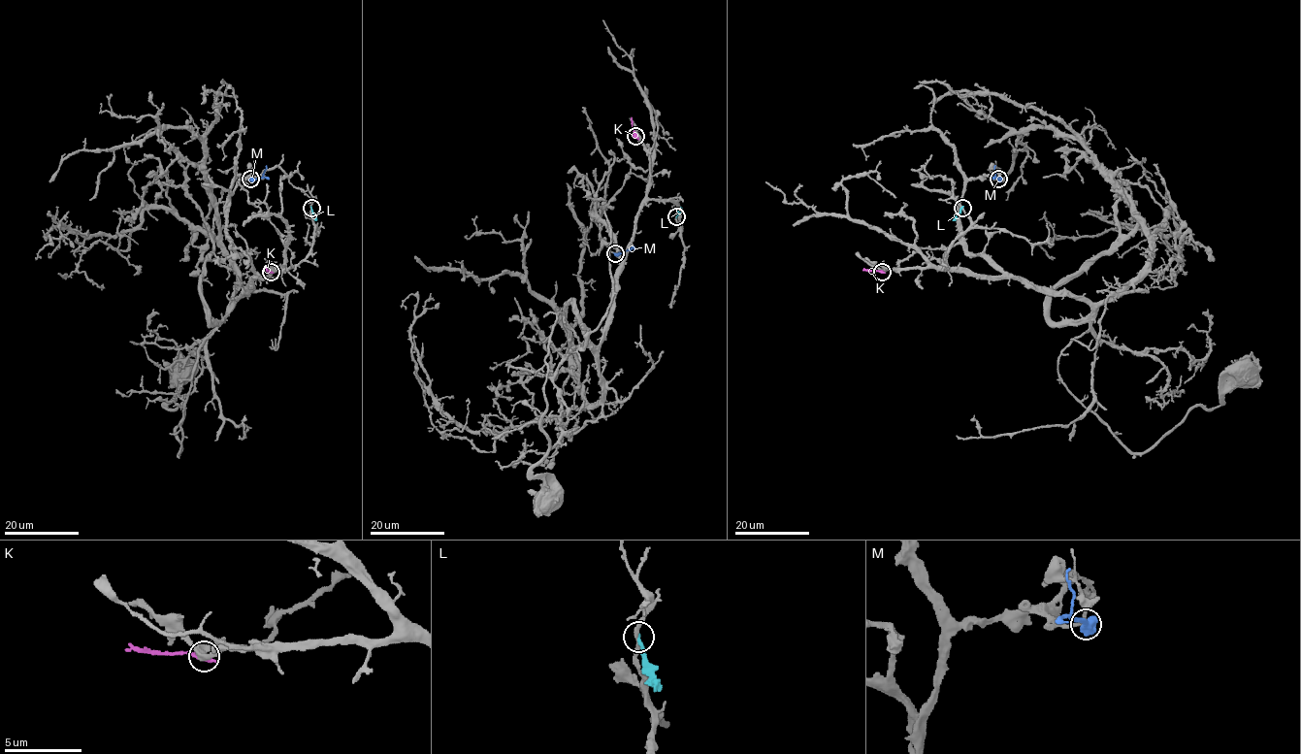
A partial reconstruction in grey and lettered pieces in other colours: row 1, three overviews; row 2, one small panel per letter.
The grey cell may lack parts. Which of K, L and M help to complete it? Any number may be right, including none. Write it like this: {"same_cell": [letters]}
{"same_cell": ["M"]}

